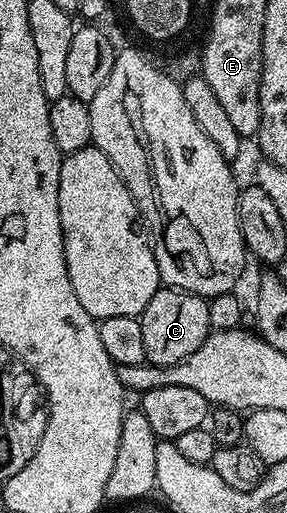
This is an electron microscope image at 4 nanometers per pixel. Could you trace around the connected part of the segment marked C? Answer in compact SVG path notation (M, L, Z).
M166 285L160 286L159 291L153 293L153 301L145 305L137 318L141 325L141 337L145 341L147 363L153 366L167 367L185 361L212 332L207 299Z

